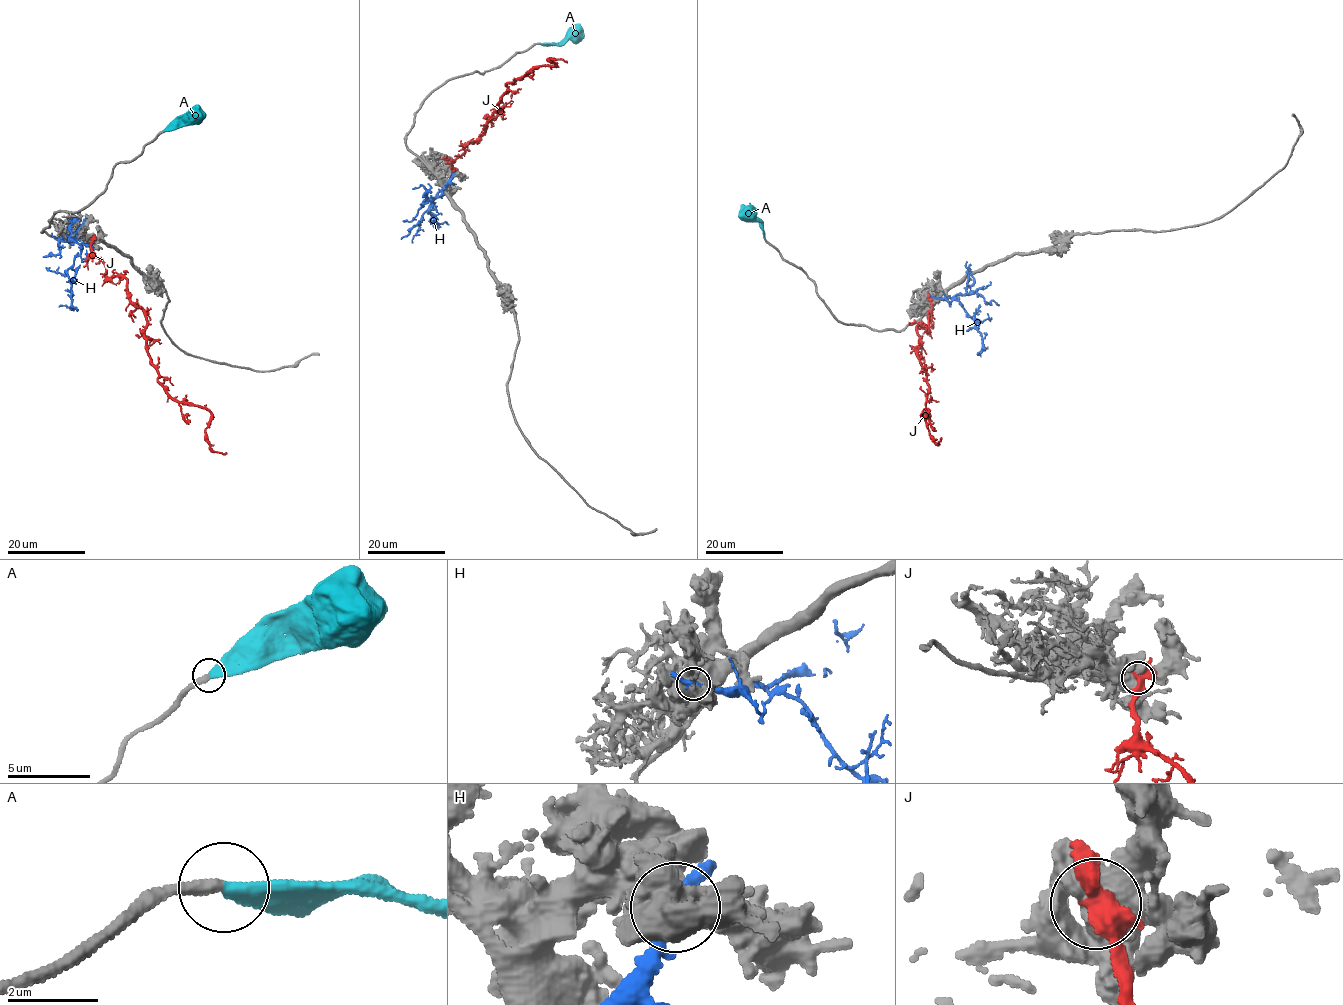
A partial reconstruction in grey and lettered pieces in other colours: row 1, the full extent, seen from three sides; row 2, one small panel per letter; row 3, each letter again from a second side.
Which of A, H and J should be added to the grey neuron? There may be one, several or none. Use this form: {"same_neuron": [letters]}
{"same_neuron": ["A"]}

